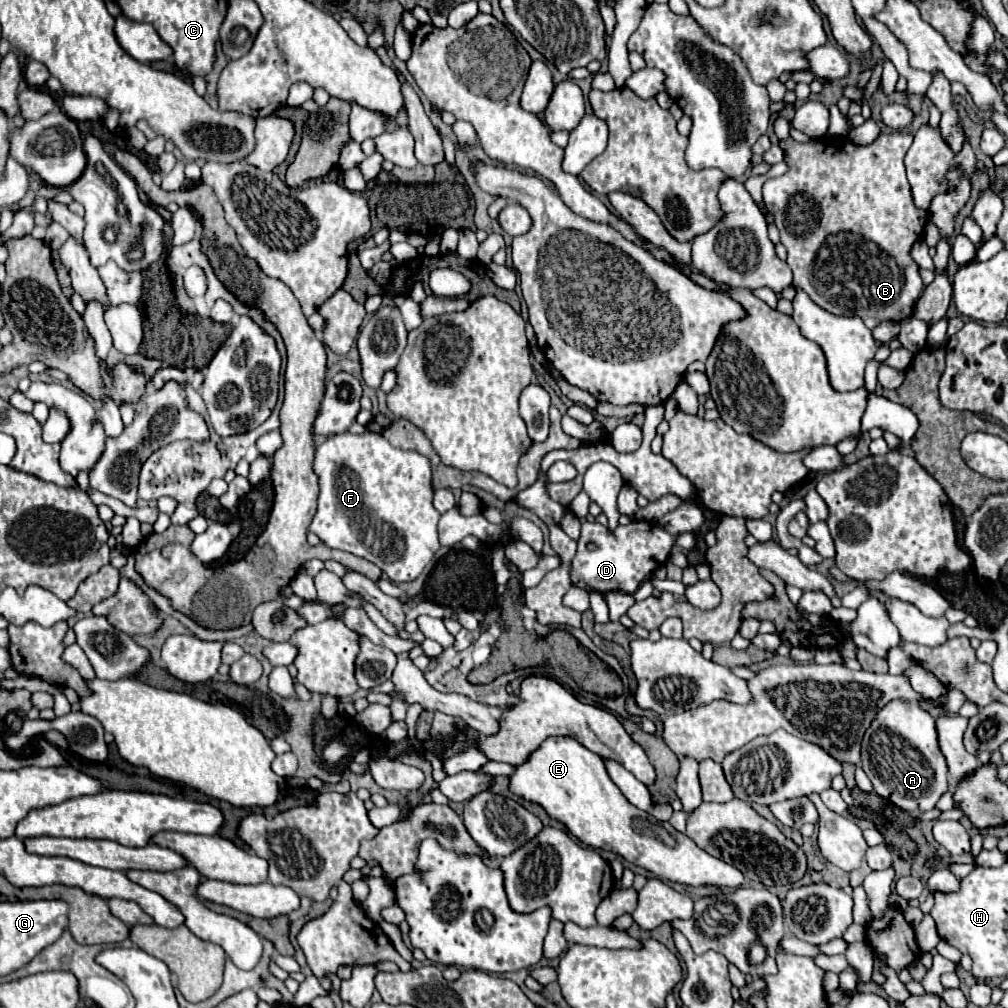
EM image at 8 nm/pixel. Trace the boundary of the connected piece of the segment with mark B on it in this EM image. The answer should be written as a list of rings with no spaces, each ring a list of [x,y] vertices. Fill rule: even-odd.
[[[881,133],[871,145],[865,145],[865,147],[853,145],[847,137],[823,137],[823,139],[817,139],[815,143],[797,143],[797,141],[793,141],[789,137],[787,141],[779,143],[781,149],[785,151],[785,161],[789,165],[789,171],[785,175],[781,175],[781,177],[767,179],[765,185],[763,185],[763,201],[765,201],[767,209],[769,209],[769,213],[773,215],[775,225],[777,225],[779,235],[781,235],[781,243],[787,249],[787,265],[793,271],[793,285],[801,287],[825,311],[829,311],[833,315],[861,317],[863,323],[869,329],[875,329],[883,321],[903,321],[905,317],[911,317],[915,301],[917,301],[917,297],[921,295],[921,291],[925,287],[923,281],[921,281],[921,275],[919,275],[919,267],[915,265],[915,261],[909,255],[911,245],[921,237],[923,227],[927,223],[927,211],[917,209],[913,205],[911,187],[909,187],[909,181],[905,177],[903,157],[905,157],[907,149],[911,147],[911,141],[913,141],[913,137],[909,133]]]

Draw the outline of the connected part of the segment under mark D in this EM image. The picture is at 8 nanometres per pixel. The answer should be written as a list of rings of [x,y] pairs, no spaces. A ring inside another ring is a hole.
[[[585,521],[579,537],[577,555],[571,561],[571,583],[585,591],[635,593],[637,587],[647,579],[647,575],[651,575],[657,567],[661,567],[667,561],[673,543],[675,543],[675,535],[667,533],[655,523],[631,521],[625,527],[619,525],[615,531],[609,531],[599,523]],[[589,541],[597,543],[595,551],[587,549]]]

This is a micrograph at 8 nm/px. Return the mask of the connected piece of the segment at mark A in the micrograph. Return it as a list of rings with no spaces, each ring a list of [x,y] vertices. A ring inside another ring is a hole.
[[[889,701],[865,731],[861,757],[863,771],[871,779],[875,793],[903,811],[929,811],[947,791],[947,763],[939,753],[935,719],[915,703]],[[891,733],[899,737],[891,737]]]

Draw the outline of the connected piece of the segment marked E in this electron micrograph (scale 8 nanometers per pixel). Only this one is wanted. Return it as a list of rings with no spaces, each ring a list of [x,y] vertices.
[[[547,737],[525,763],[515,765],[515,771],[509,775],[509,791],[525,801],[539,803],[551,819],[563,823],[567,831],[587,847],[617,853],[629,863],[651,871],[661,881],[695,887],[743,885],[743,873],[739,869],[703,853],[687,835],[631,805],[607,775],[603,759],[573,737]]]

